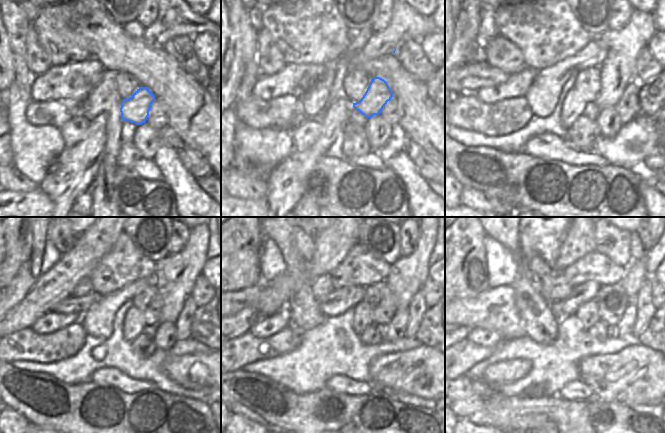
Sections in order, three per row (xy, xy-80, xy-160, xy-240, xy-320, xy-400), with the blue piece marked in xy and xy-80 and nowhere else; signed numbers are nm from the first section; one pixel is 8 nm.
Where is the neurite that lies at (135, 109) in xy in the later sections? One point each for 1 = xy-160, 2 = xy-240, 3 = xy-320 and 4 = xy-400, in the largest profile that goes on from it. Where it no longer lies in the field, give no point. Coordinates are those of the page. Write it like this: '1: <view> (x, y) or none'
1: xy-160 (623, 46)
2: xy-240 (175, 276)
3: xy-320 (408, 274)
4: xy-400 (636, 274)

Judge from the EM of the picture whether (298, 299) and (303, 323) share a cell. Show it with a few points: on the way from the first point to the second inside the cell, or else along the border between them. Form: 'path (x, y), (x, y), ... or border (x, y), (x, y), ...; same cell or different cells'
path (302, 305), (303, 317); same cell

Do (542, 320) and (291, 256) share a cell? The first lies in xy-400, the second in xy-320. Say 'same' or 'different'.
same

